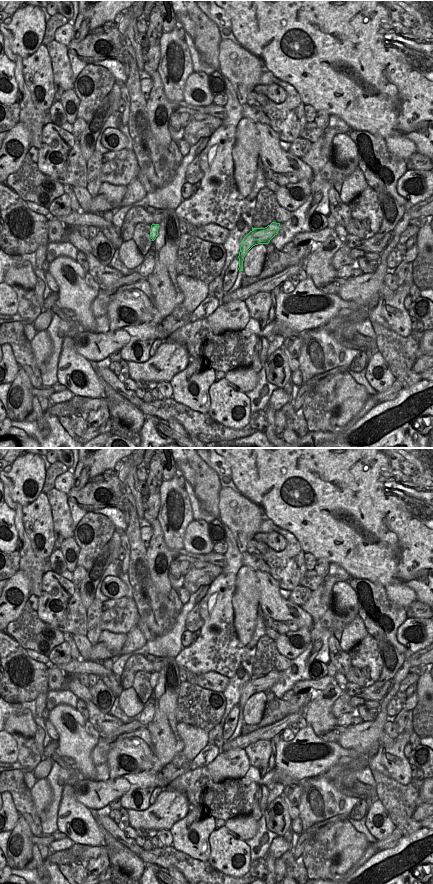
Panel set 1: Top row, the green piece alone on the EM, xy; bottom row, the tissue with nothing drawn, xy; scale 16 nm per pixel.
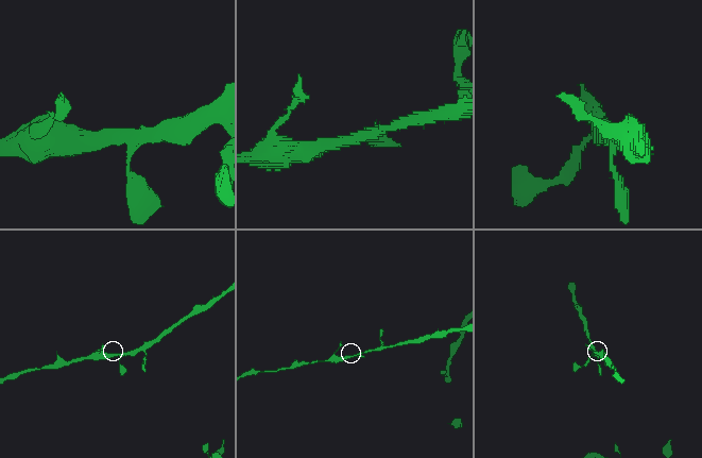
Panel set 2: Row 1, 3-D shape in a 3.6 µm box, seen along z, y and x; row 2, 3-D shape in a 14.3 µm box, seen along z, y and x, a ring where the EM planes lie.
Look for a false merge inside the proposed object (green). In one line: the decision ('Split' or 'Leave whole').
Leave whole

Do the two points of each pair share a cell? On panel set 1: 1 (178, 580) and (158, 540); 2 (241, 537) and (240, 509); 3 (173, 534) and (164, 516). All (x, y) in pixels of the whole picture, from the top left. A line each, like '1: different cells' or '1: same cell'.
1: different cells
2: same cell
3: same cell

